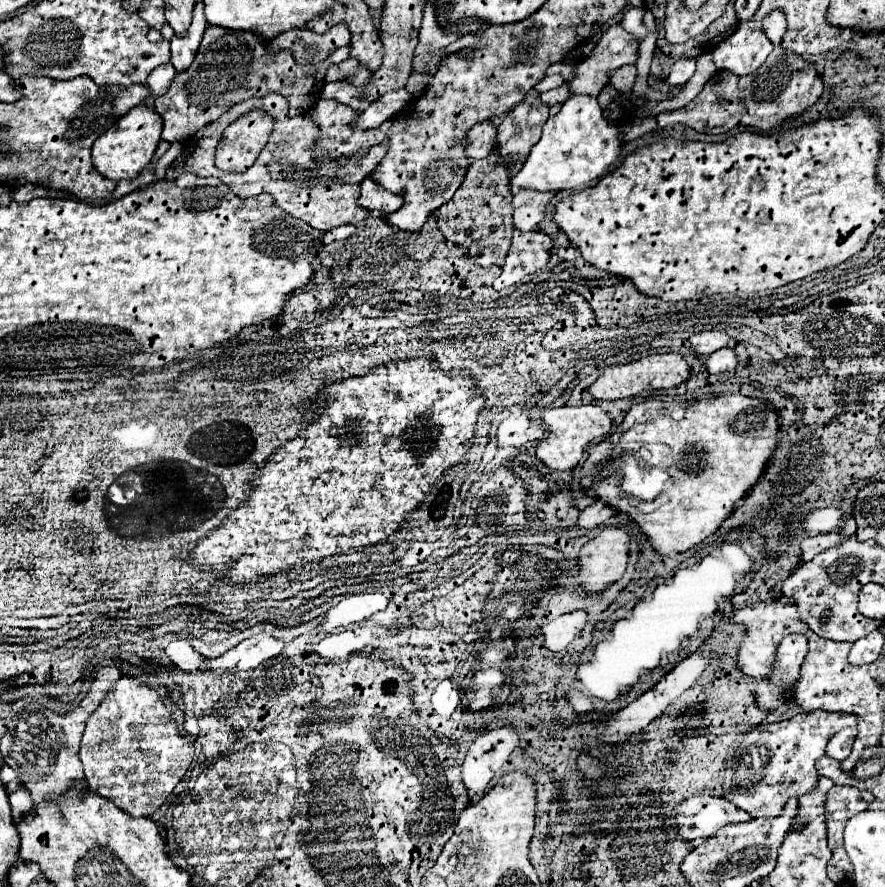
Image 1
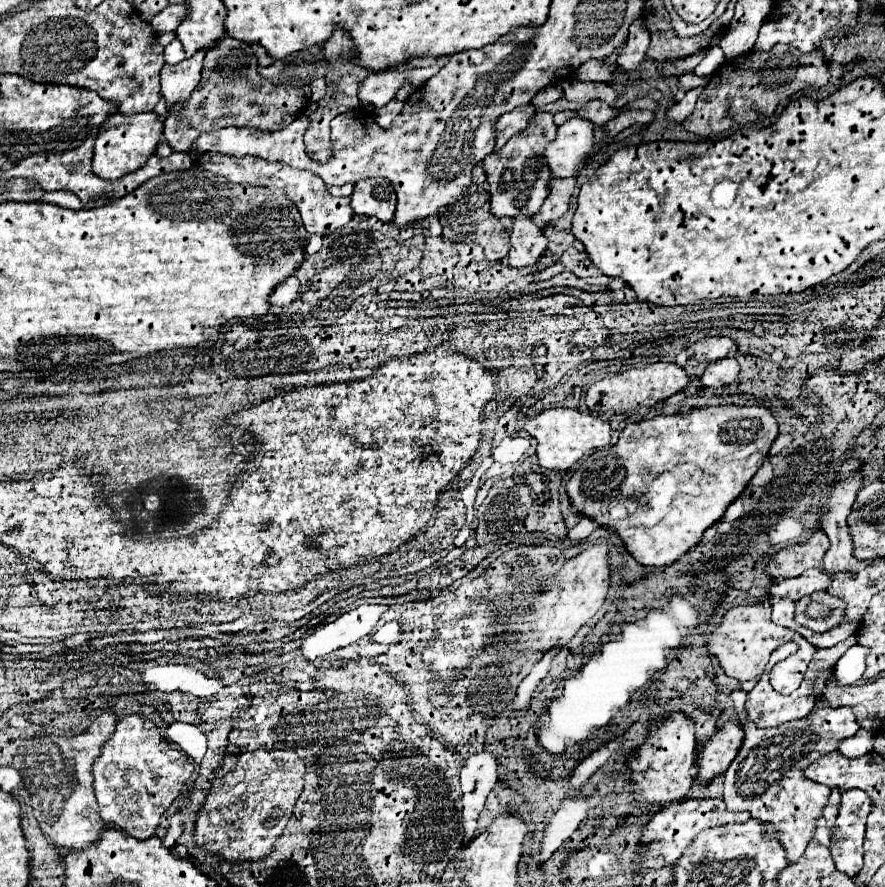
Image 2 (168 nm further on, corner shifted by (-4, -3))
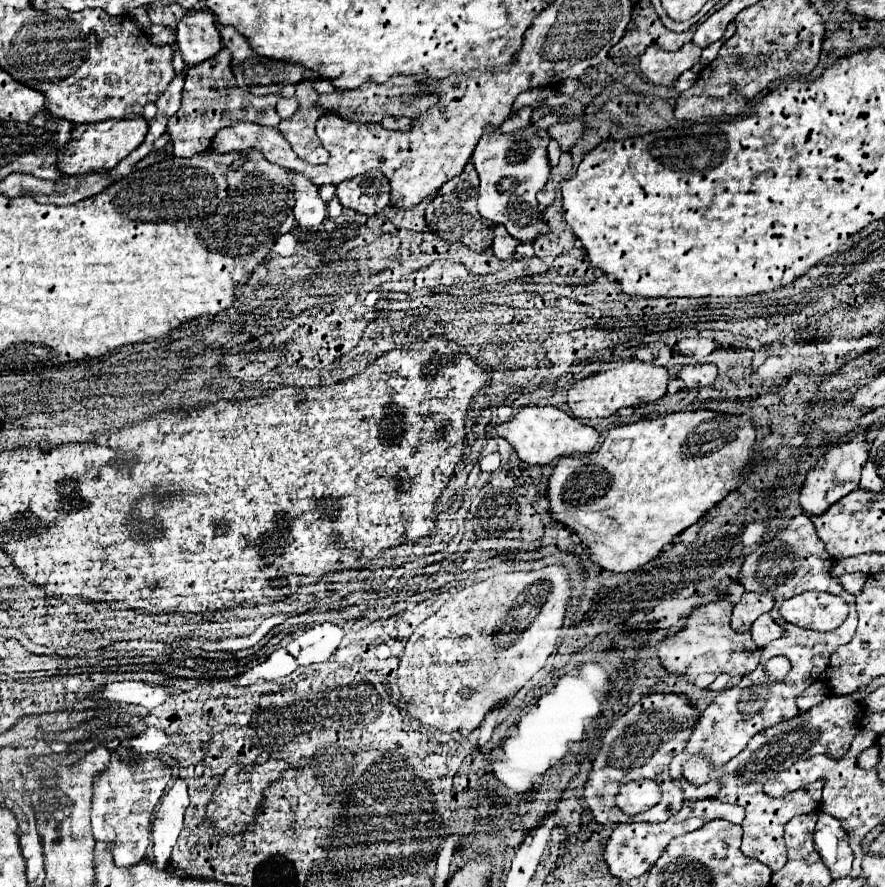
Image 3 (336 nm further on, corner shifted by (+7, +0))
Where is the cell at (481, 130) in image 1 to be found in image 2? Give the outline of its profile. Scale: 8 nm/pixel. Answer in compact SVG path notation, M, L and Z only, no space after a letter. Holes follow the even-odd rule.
M525 105L525 107L517 107L517 109L505 113L503 117L499 117L495 149L501 149L505 145L505 141L509 141L513 135L521 133L529 125L535 111L537 111L535 105Z

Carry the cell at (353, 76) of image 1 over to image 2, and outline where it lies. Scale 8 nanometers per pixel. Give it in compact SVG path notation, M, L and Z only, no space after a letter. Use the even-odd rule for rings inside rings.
M433 65L425 69L395 69L391 73L377 73L377 75L371 73L361 81L357 95L363 101L371 101L375 107L383 107L395 97L395 93L403 87L407 79L411 85L419 87L437 71L439 67Z

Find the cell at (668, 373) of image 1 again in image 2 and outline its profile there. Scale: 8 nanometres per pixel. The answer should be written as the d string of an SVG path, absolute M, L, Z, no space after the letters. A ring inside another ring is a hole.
M649 363L593 383L587 391L587 407L593 413L625 413L631 409L651 407L665 401L673 393L683 391L689 385L689 381L691 379L687 377L687 373L675 363Z

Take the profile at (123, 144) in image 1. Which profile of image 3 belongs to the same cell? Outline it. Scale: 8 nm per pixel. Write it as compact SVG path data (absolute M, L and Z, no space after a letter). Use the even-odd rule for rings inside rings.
M144 116L124 118L124 120L102 120L94 124L76 124L72 130L72 142L60 154L58 168L64 170L66 176L86 174L88 170L112 170L118 166L122 158L126 158L132 150L136 150L146 136L148 122Z

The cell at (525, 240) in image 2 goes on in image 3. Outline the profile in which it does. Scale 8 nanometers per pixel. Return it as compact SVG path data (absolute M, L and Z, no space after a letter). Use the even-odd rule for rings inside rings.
M496 226L496 232L494 232L494 242L492 242L492 250L494 254L500 258L500 260L508 260L516 246L522 244L518 238L512 238L504 226Z

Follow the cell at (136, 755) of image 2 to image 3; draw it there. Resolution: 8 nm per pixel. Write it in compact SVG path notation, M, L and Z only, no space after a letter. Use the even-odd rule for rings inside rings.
M116 750L110 752L108 766L94 776L94 784L92 784L92 792L94 792L92 794L92 832L94 832L96 840L114 844L112 856L114 856L114 862L118 866L134 866L146 856L146 848L150 842L150 824L152 824L150 816L152 816L152 810L158 804L164 788L168 786L170 778L172 778L172 768L164 760L160 760L160 758L122 760L116 754Z

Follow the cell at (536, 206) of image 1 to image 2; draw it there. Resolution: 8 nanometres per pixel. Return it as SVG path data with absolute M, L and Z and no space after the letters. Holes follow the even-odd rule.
M575 177L551 181L549 195L547 195L547 199L545 199L539 215L533 217L535 225L543 227L543 225L559 219L561 215L565 215L567 209L569 209L569 199L571 199L573 191L575 191Z

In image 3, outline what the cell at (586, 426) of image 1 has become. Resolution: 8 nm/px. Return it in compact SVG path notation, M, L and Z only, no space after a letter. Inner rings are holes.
M526 406L510 422L500 424L496 430L498 430L498 436L506 438L514 446L522 462L540 464L540 466L546 466L552 460L562 456L588 454L596 448L600 438L600 434L592 426L584 424L578 418L568 416L566 412L554 406Z

